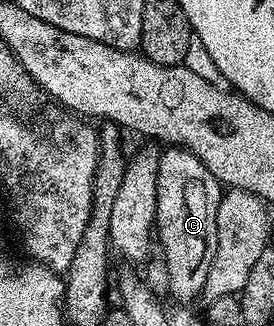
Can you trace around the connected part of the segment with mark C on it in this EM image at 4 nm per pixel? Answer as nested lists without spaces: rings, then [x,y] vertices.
[[[170,146],[165,151],[158,162],[156,236],[162,239],[162,260],[170,279],[170,296],[182,304],[190,304],[201,297],[216,254],[216,210],[224,188],[196,154],[181,146]]]

